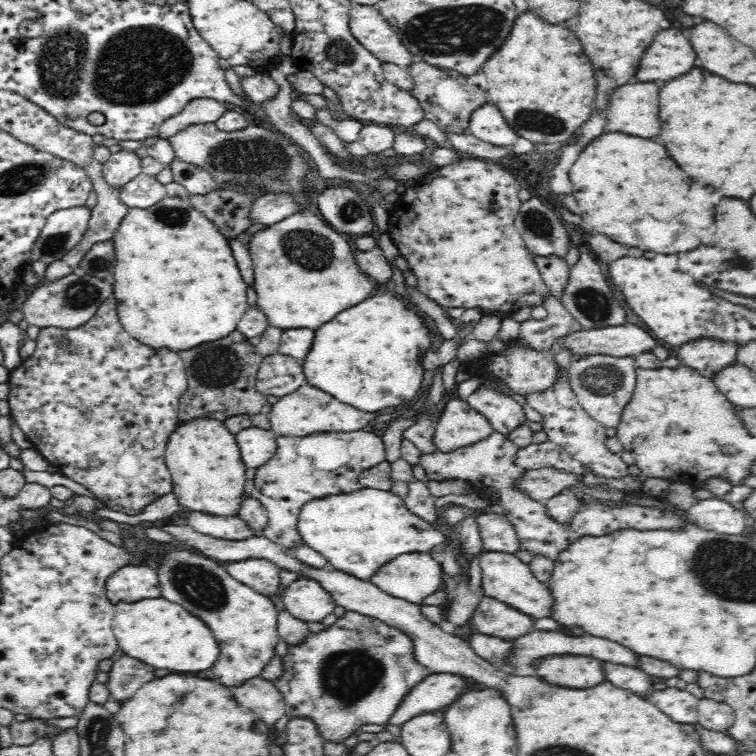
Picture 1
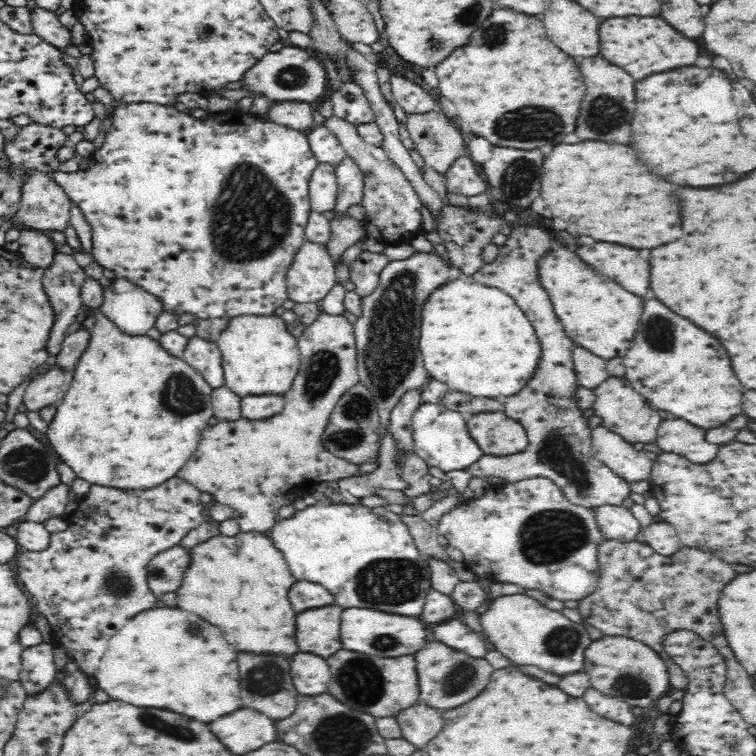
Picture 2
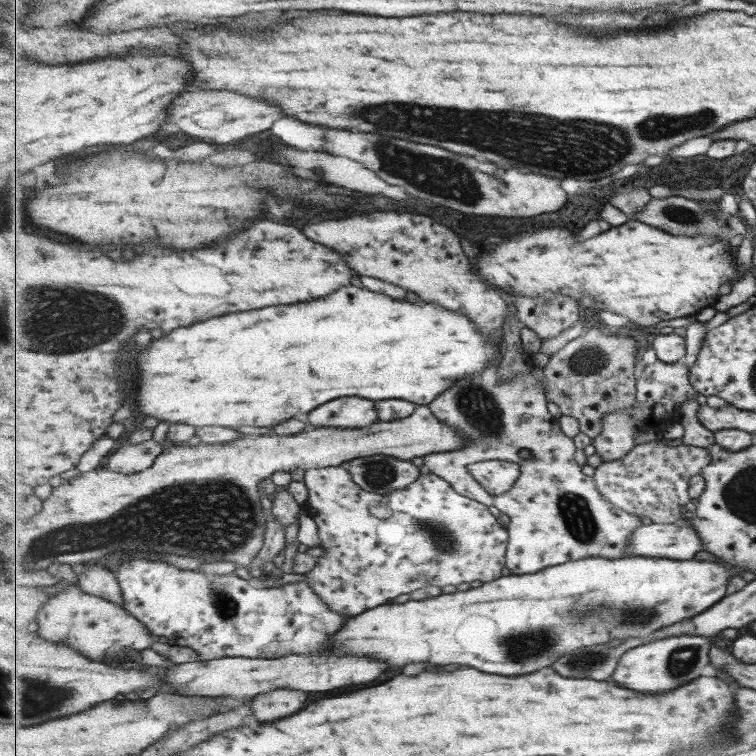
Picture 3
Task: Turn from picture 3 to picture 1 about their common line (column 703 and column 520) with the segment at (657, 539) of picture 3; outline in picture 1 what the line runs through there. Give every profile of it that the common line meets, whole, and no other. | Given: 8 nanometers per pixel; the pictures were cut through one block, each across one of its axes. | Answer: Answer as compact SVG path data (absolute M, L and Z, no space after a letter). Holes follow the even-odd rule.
M478 512L477 523L483 551L514 554L521 550L516 529L504 514Z

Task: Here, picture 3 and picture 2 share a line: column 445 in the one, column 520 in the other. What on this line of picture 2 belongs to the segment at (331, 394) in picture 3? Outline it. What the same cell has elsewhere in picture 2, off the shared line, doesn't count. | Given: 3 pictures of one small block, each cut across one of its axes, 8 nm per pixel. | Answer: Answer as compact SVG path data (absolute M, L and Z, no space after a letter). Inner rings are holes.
M457 275L438 288L424 304L422 312L422 338L420 350L426 362L426 370L432 378L448 384L450 390L466 392L480 398L498 398L518 394L526 380L534 374L540 362L540 342L534 334L532 324L524 312L516 306L509 294L500 288L486 288L476 284L469 276Z

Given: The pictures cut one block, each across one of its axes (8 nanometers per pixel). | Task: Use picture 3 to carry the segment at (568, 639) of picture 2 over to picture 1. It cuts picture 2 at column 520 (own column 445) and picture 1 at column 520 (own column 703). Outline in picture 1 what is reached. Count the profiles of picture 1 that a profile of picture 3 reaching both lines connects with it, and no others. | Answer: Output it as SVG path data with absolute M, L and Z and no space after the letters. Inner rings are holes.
M482 551L478 554L482 568L482 591L486 597L496 599L514 610L520 610L532 618L548 618L554 612L554 598L550 590L536 580L529 564L520 561L514 554Z

